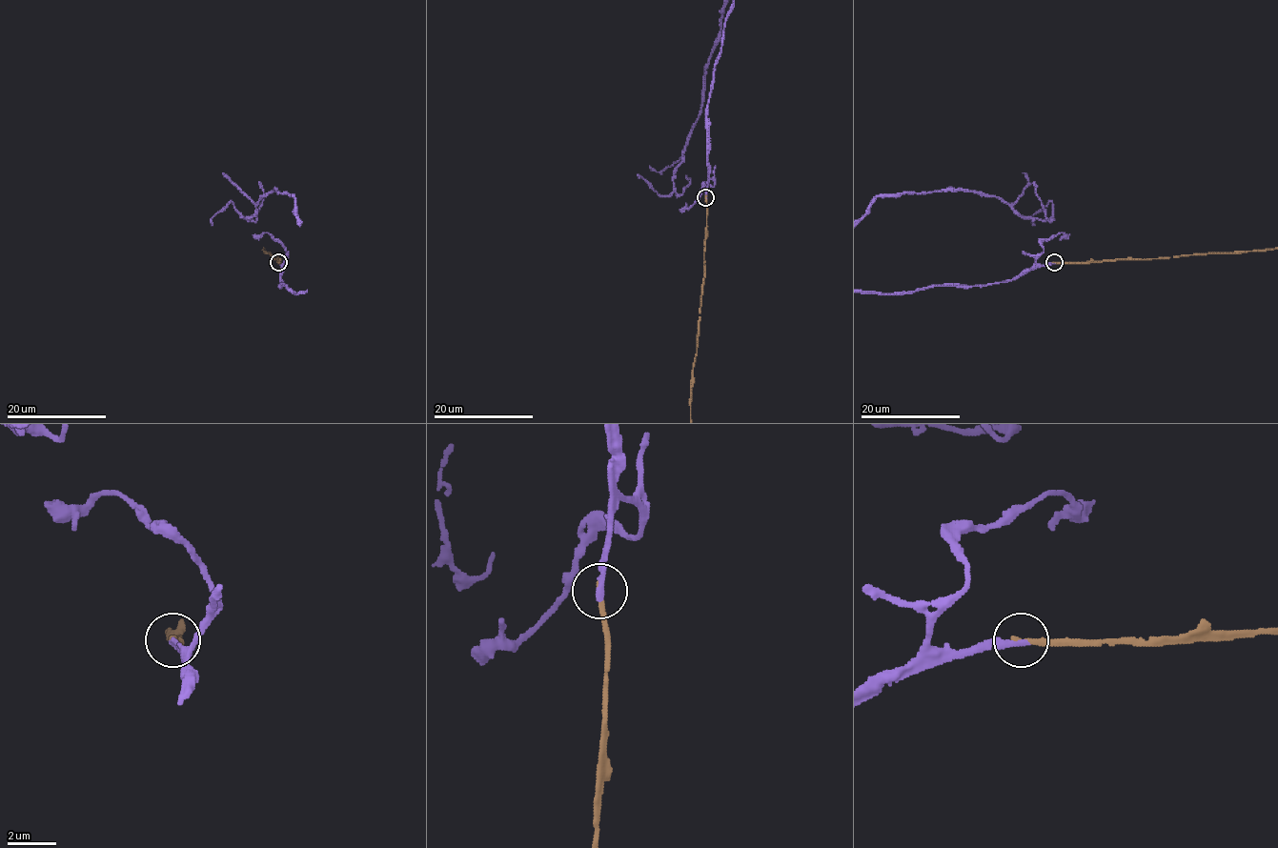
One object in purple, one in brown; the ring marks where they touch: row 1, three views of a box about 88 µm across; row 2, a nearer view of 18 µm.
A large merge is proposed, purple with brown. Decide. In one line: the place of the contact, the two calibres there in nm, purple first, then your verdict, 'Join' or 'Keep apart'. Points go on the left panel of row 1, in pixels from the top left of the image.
Place: (278, 262). Thickness 280 nm (purple) against 240 nm. Join

